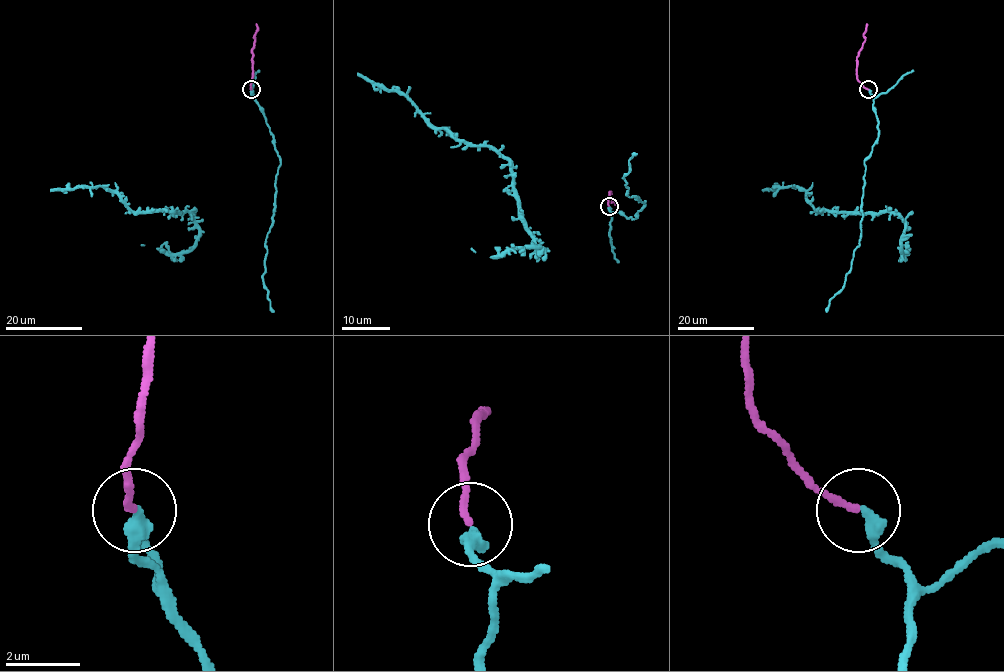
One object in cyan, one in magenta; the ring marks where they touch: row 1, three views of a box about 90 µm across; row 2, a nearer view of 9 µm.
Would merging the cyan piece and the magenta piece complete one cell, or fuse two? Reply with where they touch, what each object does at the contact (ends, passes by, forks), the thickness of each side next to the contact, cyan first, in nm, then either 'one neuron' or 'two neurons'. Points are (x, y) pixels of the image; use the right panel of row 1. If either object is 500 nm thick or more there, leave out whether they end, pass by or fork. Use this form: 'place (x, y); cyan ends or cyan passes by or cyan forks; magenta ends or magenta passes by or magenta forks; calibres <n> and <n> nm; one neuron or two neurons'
place (868, 89); cyan ends; magenta ends; calibres 400 and 190 nm; one neuron

